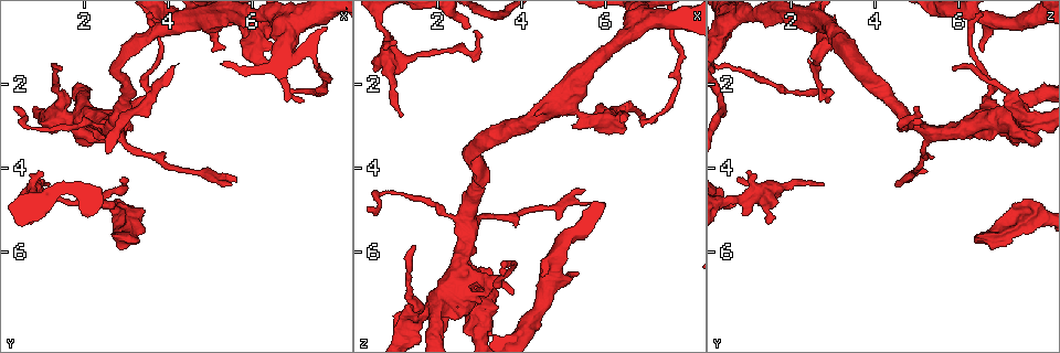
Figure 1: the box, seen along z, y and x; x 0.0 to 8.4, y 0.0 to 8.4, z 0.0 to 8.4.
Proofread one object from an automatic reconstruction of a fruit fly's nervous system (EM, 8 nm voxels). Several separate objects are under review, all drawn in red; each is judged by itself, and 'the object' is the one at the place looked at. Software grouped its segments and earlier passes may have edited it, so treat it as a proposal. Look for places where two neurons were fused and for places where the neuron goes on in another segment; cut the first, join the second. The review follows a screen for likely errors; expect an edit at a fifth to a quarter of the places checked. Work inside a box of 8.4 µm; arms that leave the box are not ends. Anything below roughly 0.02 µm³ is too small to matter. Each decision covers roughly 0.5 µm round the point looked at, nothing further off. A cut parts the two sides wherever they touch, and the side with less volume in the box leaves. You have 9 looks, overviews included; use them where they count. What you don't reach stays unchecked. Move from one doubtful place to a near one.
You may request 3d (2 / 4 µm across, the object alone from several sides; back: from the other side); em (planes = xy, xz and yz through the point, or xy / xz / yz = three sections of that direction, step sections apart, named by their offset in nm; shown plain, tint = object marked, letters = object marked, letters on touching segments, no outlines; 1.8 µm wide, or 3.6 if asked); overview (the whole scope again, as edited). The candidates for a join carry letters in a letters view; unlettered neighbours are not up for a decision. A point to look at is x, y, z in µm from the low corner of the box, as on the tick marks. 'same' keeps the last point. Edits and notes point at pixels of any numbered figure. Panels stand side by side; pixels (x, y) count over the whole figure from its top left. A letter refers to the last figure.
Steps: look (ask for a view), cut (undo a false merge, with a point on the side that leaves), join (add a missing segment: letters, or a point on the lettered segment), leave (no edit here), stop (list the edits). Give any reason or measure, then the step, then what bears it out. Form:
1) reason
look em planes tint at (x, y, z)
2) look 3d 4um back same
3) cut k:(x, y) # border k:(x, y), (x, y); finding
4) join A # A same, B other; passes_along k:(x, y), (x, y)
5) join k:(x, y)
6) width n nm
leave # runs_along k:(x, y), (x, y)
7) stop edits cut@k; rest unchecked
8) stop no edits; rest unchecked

calibre changes
look 3d 2um back at (0.80, 4.70, 0.85)

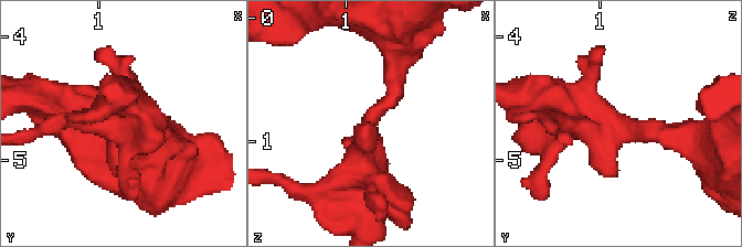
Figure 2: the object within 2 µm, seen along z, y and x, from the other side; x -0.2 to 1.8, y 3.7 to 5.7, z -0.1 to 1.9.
look em planes letters at (0.78, 4.74, 0.88)

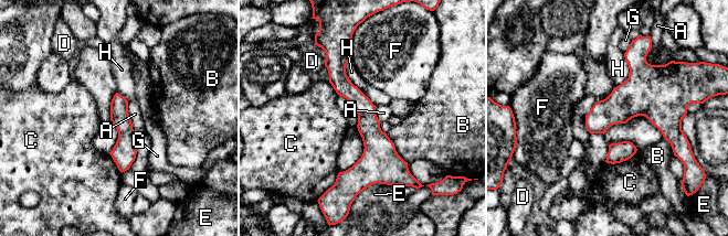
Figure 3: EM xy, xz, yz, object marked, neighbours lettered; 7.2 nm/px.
longest_contact H 400 nm
leave # A other, B other, C other, D other, E other, F other, G other, H other; border 3:(127, 102), (127, 113), (135, 141); continuous, no second neuron

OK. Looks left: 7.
an open end
look 3d 2um at (2.75, 4.80, 0.60)

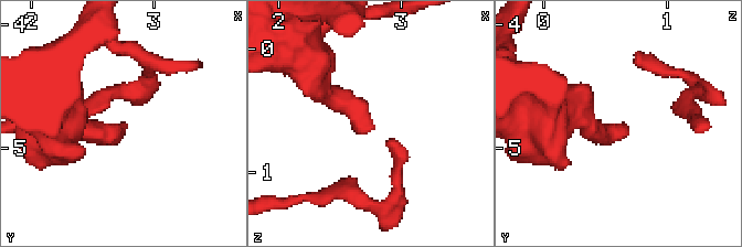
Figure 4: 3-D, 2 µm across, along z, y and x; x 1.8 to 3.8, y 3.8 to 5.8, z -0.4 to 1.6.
now the EM
look em planes tint at (2.76, 4.82, 0.64)

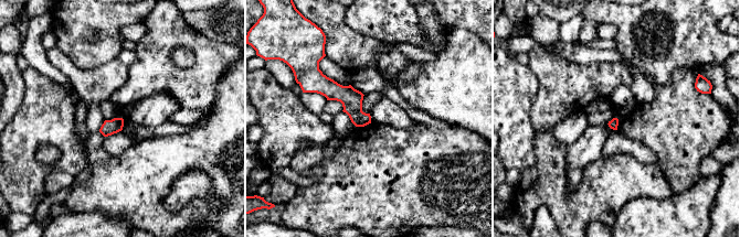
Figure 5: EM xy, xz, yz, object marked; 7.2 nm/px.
look em planes letters same

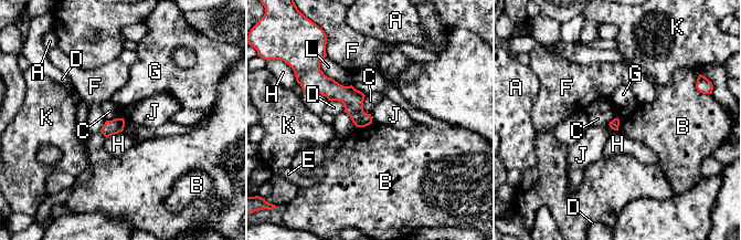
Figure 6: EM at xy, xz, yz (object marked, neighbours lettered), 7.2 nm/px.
leave # A other, B other, C other, D other, E other, F other, G other, H other, J other, K other, L other; runs_along 6:(314, 87), (338, 92), (369, 121); no lettered segment goes on from it

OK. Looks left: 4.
calibre changes
look 3d 2um at (5.95, 0.70, 2.85)

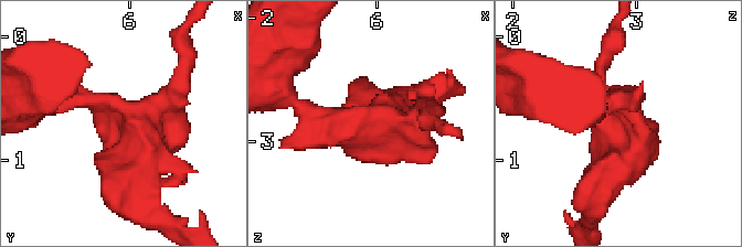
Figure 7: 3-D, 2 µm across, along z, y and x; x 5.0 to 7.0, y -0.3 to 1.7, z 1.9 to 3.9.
arms 3
look em yz step 4 tint at (5.96, 0.70, 2.88)

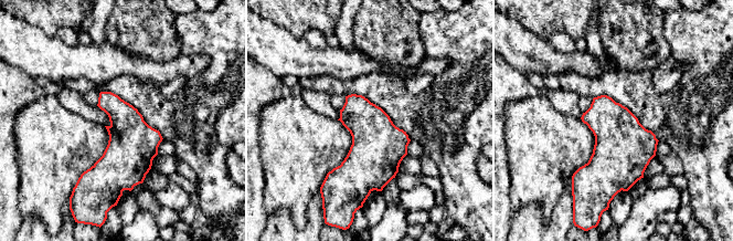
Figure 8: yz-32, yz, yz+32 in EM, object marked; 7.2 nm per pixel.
cut it another way
look em xz step 16 letters same

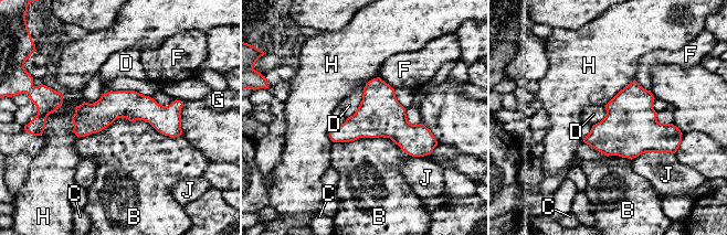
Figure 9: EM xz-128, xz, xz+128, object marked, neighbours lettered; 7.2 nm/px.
width 200 nm; longest_contact B 750 nm
leave # B other, C other, D other, F other, G other, H other, J other; continuous, no second neuron

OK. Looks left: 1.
free end
look em planes letters at (5.40, 1.15, 6.50)

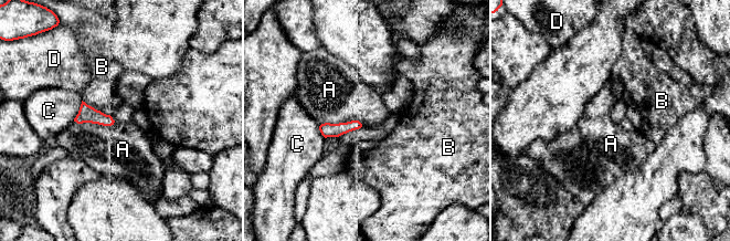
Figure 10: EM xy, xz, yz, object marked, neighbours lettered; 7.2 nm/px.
leave # A other, B other, C other, D other; border 10:(362, 124), (347, 121), (320, 125); none of them fits

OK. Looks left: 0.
stop no edits; rest unchecked

